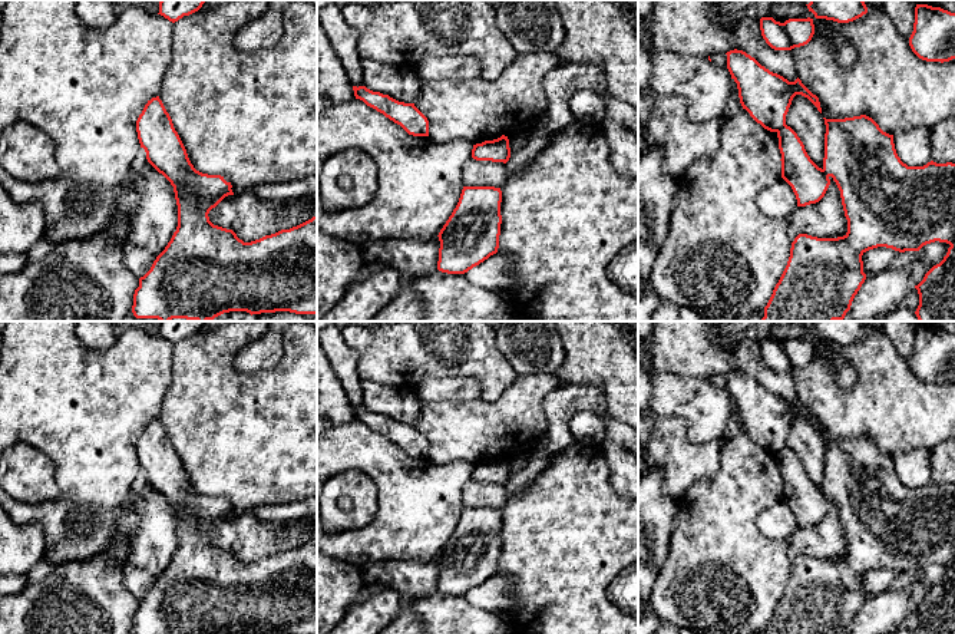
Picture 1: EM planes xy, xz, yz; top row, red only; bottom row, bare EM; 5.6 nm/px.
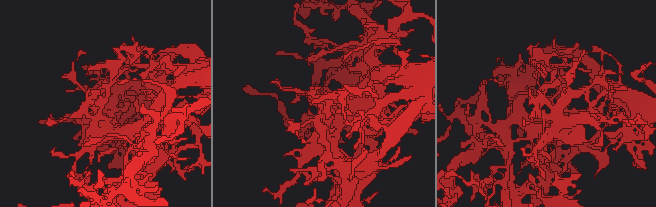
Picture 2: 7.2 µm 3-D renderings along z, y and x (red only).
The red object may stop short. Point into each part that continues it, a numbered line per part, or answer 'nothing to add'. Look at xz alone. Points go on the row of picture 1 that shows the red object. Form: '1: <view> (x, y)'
nothing to add

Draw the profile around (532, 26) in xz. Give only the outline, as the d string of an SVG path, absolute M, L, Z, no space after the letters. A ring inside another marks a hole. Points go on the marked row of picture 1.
M499 0L496 26L518 52L555 53L565 27L555 0Z

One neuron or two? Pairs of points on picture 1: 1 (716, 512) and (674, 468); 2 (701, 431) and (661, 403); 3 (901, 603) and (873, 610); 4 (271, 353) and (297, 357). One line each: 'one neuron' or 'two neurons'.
1: two neurons
2: one neuron
3: one neuron
4: two neurons

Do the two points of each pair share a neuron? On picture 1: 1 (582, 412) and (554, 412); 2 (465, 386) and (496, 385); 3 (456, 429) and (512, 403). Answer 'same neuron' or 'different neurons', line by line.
1: same neuron
2: different neurons
3: same neuron

